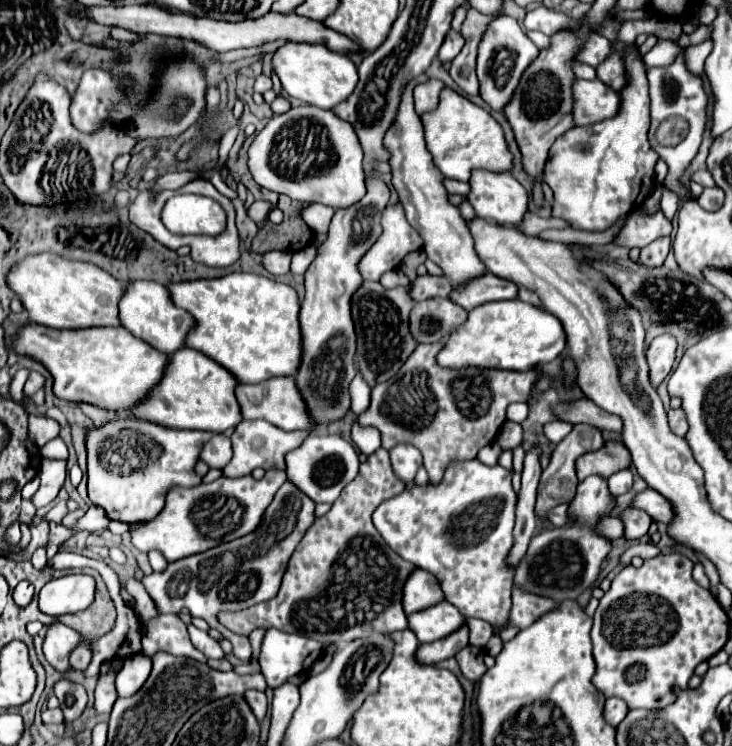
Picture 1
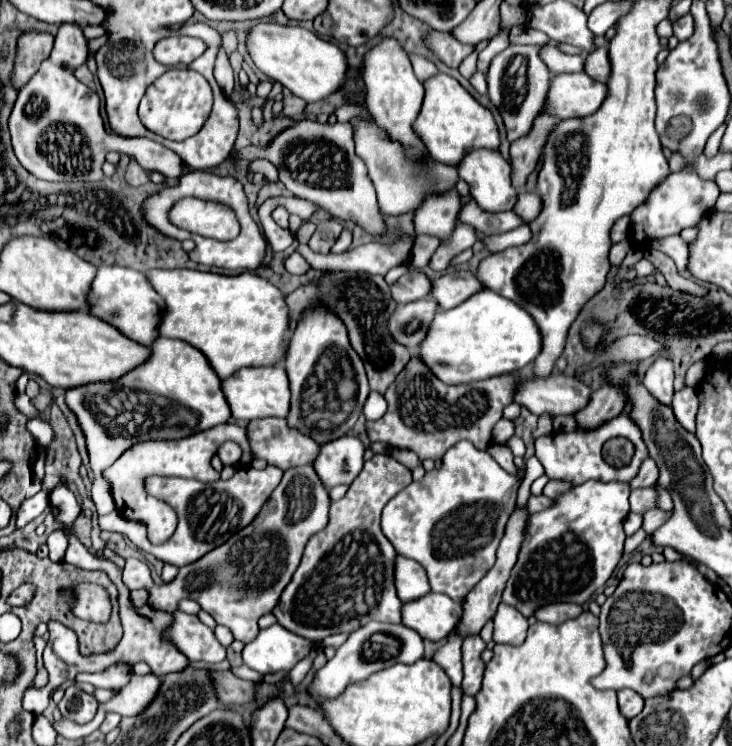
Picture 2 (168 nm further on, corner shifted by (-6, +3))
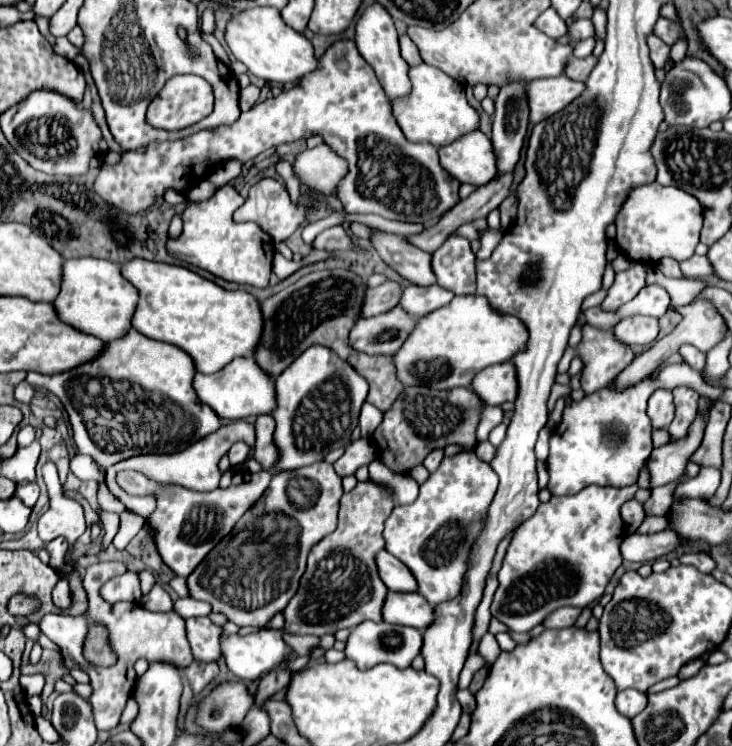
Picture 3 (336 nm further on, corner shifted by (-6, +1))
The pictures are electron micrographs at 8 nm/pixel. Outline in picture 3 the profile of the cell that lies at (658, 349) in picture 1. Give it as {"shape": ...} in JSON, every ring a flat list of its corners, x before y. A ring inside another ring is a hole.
{"shape":[[658,388,648,400,648,416,652,420,652,426,654,428,668,428,672,422,672,414,674,414,672,392]]}

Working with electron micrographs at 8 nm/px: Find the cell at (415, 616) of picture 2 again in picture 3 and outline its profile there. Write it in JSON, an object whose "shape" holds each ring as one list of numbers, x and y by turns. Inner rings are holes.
{"shape":[[388,592,388,598,384,602,384,622,412,626,424,632,428,626,432,626,434,620,434,606,418,592]]}

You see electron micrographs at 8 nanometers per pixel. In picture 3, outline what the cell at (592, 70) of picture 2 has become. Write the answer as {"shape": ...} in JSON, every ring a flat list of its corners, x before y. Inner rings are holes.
{"shape":[[588,56,588,58,572,58,572,62,568,62,568,70,566,70,566,76,572,78,572,80,580,80,580,82,586,82,586,78,590,76,592,68,596,66,598,58,596,56]]}

